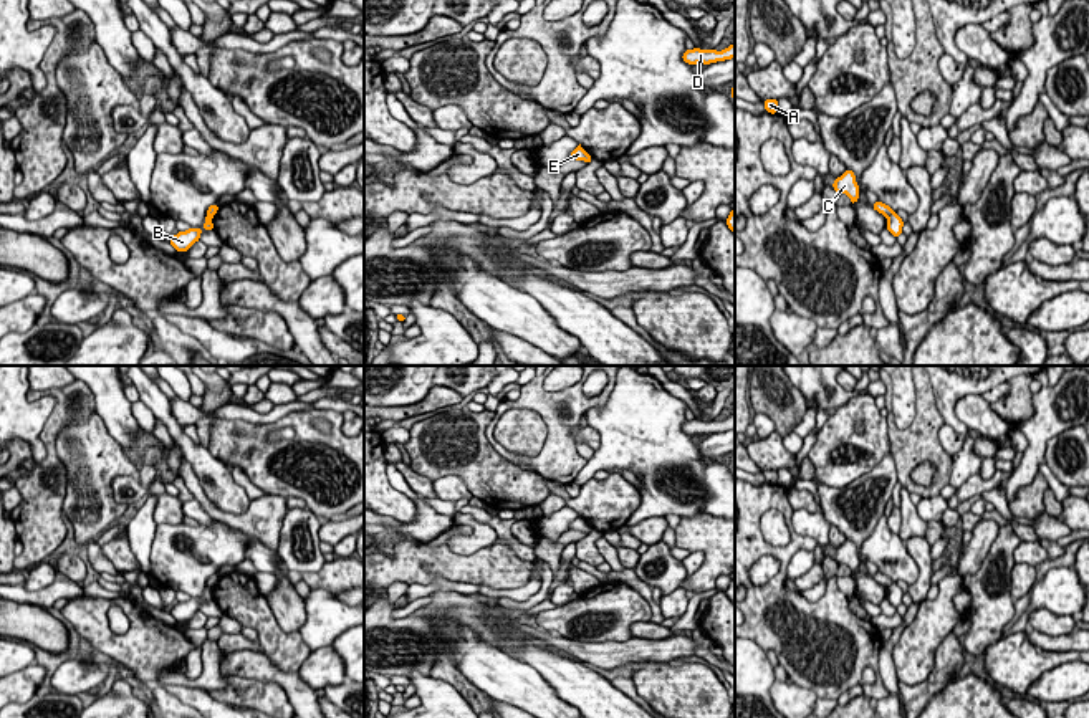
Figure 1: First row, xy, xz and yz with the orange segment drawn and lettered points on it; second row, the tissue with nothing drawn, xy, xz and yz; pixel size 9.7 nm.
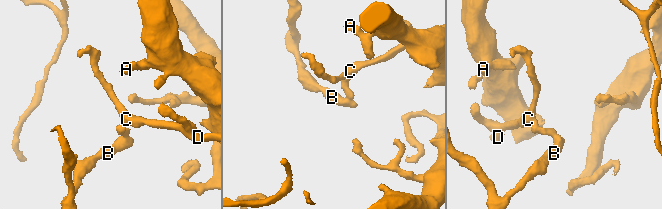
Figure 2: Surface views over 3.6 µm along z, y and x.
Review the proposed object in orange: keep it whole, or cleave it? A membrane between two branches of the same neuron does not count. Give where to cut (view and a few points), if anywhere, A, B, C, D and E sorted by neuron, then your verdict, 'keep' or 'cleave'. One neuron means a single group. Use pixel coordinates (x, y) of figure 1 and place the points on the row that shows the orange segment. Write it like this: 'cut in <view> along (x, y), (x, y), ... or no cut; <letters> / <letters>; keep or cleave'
cut in yz along (892, 212), (887, 217); A C D / B E; cleave

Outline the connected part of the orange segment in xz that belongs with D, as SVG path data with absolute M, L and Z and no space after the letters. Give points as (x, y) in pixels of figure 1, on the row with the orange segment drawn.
M735 43L722 51L693 48L693 50L687 50L682 55L682 60L688 65L697 65L697 63L710 65L717 61L732 60L732 58L735 58Z

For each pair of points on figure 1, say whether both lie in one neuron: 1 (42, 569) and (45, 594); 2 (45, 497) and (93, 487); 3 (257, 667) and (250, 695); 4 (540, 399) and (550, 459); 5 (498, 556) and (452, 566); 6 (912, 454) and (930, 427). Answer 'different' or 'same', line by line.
1: different
2: different
3: different
4: same
5: same
6: same

